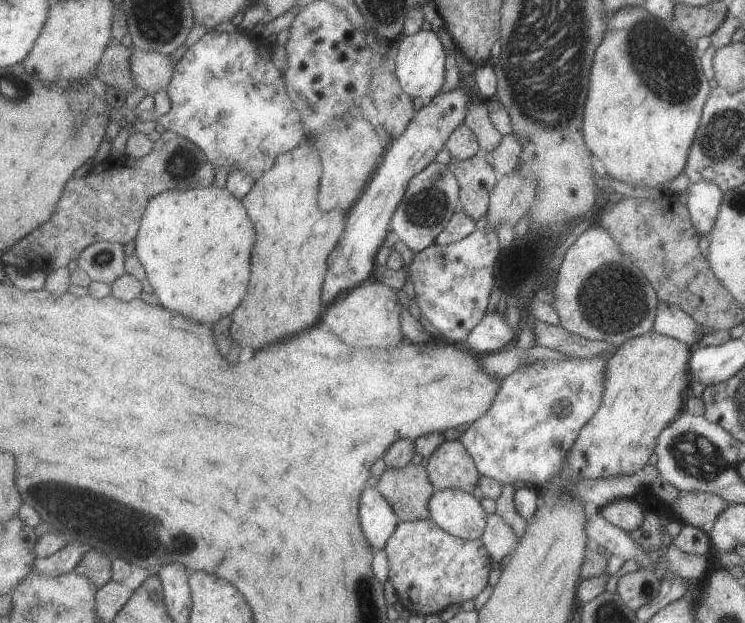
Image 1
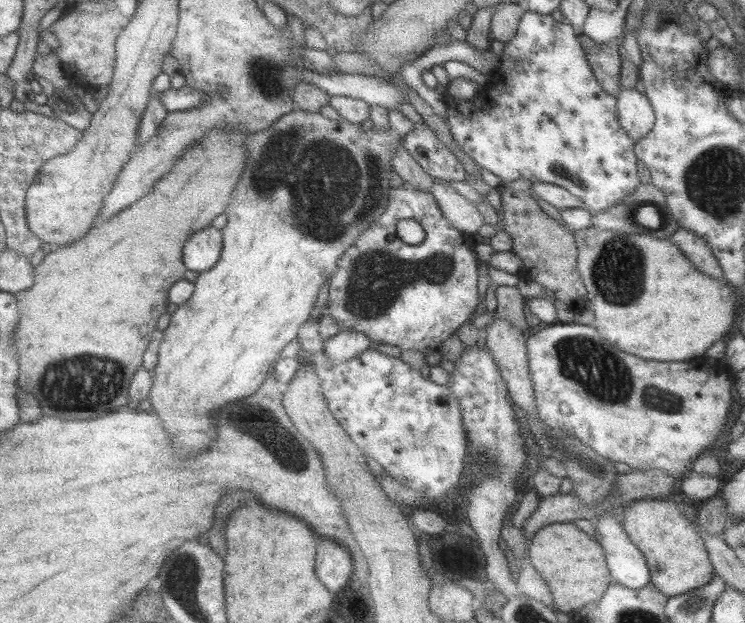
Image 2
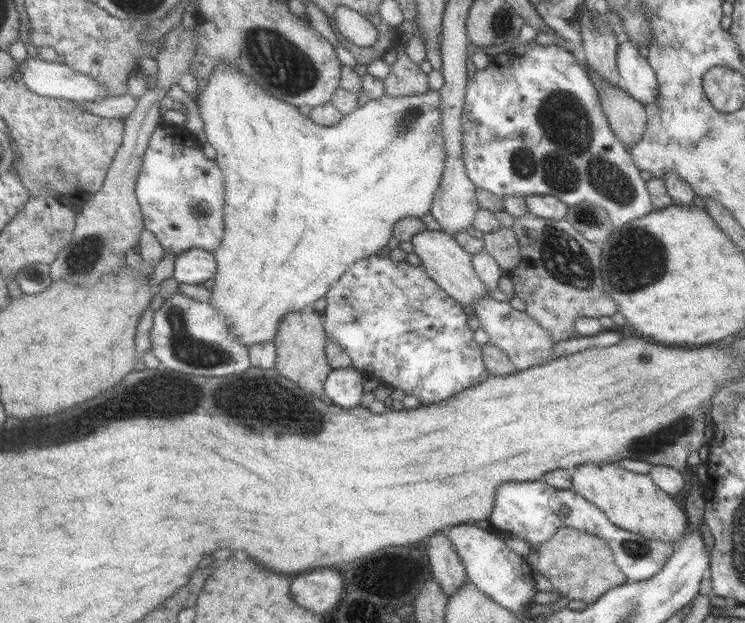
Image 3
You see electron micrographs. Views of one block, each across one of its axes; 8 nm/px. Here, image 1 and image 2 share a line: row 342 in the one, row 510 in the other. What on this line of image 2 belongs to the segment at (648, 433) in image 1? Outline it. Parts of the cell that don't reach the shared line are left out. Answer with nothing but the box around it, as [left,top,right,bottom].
[622,499,715,598]

